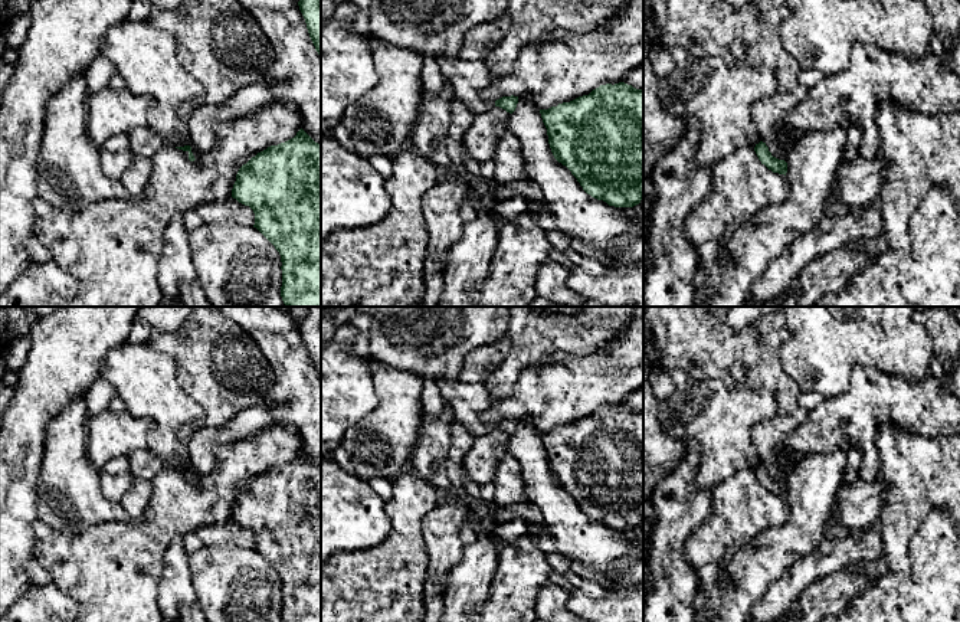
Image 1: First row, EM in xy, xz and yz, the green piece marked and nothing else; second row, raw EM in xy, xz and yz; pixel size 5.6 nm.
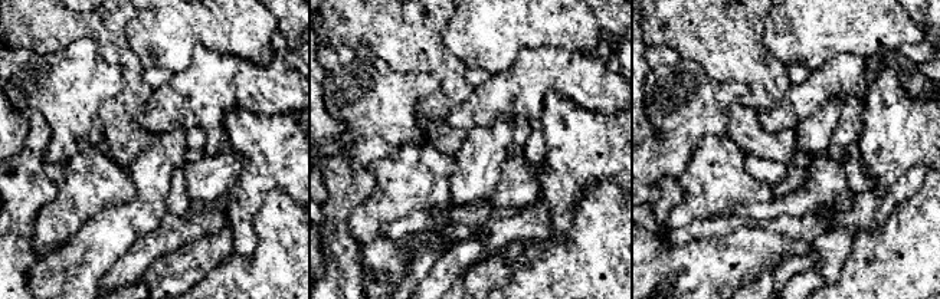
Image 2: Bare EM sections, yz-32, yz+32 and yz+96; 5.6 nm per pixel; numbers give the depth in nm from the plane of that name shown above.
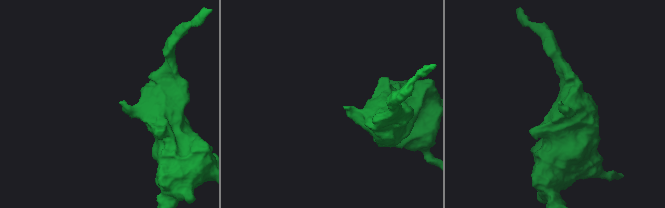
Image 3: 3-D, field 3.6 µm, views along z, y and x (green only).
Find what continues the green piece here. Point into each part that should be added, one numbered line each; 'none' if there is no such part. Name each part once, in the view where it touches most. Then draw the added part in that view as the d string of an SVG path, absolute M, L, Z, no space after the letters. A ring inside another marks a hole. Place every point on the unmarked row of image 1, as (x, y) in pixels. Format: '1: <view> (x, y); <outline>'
none

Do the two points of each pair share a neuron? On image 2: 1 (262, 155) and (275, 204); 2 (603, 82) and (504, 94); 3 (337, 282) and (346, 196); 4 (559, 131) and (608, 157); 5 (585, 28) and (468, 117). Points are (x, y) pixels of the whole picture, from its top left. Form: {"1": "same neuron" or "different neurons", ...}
{"1": "different neurons", "2": "same neuron", "3": "same neuron", "4": "same neuron", "5": "different neurons"}

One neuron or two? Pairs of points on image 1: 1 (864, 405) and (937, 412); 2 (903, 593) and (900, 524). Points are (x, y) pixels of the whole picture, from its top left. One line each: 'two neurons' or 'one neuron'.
1: one neuron
2: two neurons

